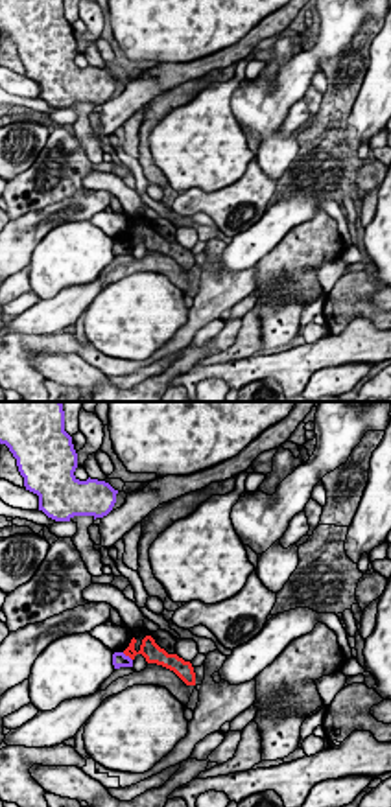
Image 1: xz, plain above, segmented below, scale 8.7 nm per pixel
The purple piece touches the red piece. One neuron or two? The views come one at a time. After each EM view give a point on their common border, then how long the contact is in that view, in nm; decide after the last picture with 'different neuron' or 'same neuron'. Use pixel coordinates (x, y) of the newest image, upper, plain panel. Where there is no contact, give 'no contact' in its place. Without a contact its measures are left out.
meets purple at (128, 244); contact 120 nm long

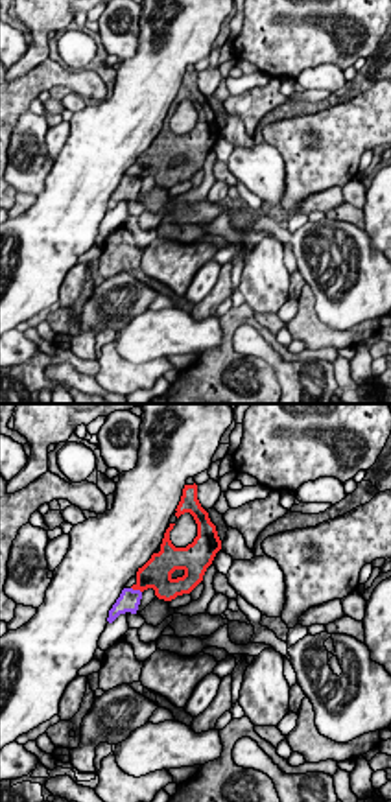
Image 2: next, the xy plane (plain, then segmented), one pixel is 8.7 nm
meets purple at (137, 177); contact 110 nm long

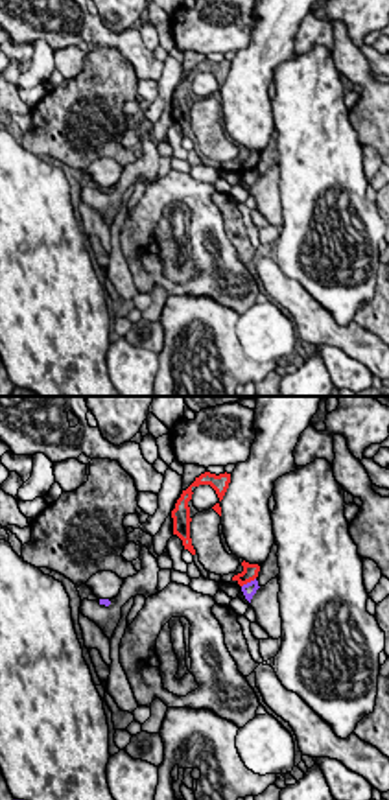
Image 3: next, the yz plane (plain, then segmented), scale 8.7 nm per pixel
meets purple at (247, 170); contact 150 nm long

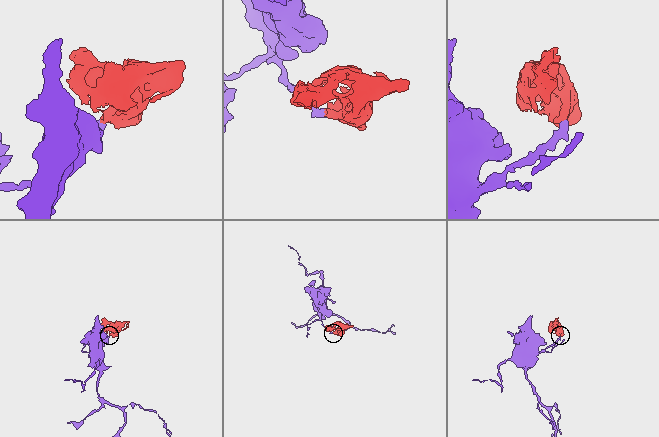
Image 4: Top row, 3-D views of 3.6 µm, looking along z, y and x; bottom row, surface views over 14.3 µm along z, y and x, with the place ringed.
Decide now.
different neuron

